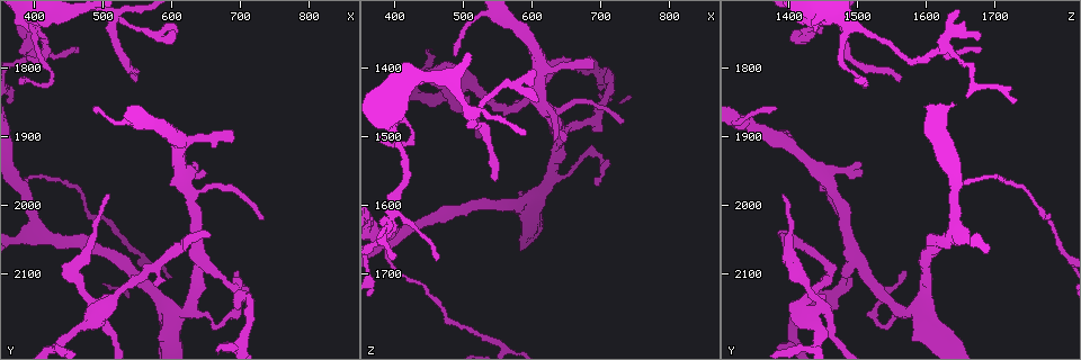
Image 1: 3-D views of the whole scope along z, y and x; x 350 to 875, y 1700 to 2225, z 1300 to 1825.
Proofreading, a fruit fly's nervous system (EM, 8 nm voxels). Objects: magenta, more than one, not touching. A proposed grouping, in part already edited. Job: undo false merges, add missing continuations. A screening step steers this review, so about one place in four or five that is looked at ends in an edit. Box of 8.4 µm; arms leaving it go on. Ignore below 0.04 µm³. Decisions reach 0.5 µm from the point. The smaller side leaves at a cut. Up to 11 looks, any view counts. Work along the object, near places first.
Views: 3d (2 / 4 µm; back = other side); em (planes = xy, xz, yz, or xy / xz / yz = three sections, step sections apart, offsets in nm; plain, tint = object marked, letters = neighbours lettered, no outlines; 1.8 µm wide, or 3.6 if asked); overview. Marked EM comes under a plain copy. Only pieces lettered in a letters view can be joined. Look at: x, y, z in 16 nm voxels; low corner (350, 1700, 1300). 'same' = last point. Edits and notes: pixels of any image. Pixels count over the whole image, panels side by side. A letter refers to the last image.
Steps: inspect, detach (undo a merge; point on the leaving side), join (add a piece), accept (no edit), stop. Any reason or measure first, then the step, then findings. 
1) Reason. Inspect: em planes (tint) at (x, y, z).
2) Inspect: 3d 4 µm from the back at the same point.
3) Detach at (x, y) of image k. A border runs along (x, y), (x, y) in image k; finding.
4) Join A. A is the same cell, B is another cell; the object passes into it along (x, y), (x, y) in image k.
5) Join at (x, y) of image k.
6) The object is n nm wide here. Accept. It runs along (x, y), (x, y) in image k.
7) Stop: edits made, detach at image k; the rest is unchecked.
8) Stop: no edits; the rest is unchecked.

Abrupt turn. Inspect: 3d 2 µm at (395, 1770, 1630).

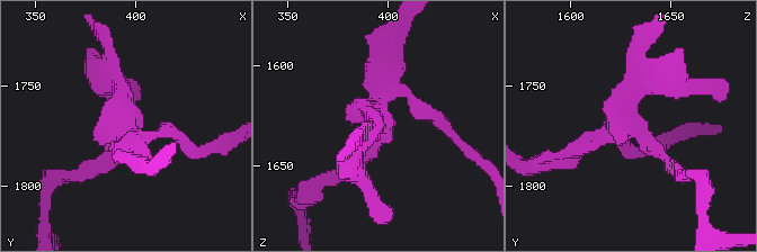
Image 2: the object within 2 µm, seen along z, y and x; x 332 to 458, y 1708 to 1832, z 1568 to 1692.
Now the EM. Inspect: em planes (letters) at (394, 1770, 1627).

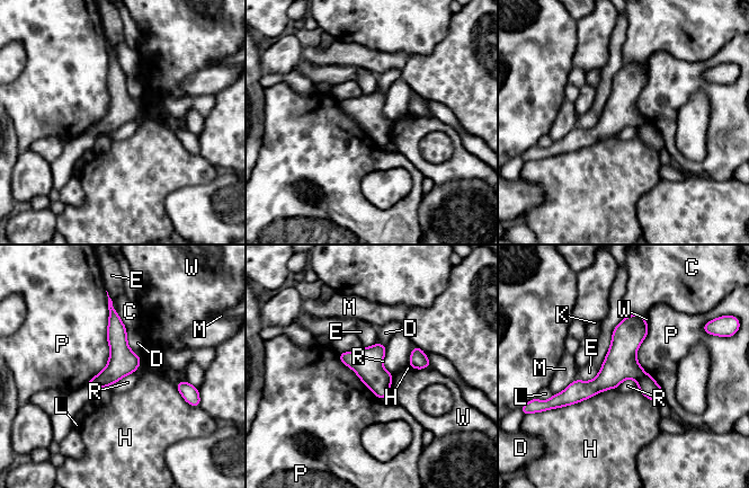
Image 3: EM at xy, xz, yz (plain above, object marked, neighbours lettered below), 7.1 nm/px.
Detach at (621, 363) of image 3. C, D, E, H, K, L, M, P, R and W are other cells; the part that leaves runs along (641, 318), (621, 361), (562, 397) in image 3; two cells meet here.

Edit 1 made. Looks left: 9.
Inspect: overview.

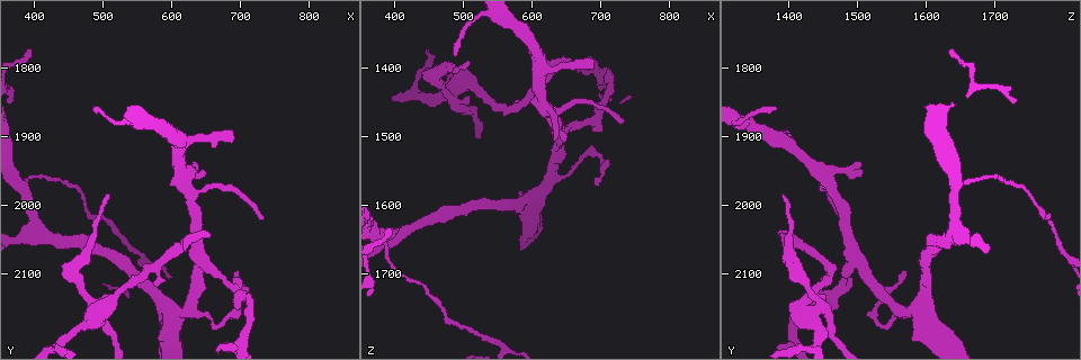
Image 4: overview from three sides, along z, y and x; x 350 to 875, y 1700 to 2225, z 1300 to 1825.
Inspect: em planes (letters) at (695, 1900, 1390).

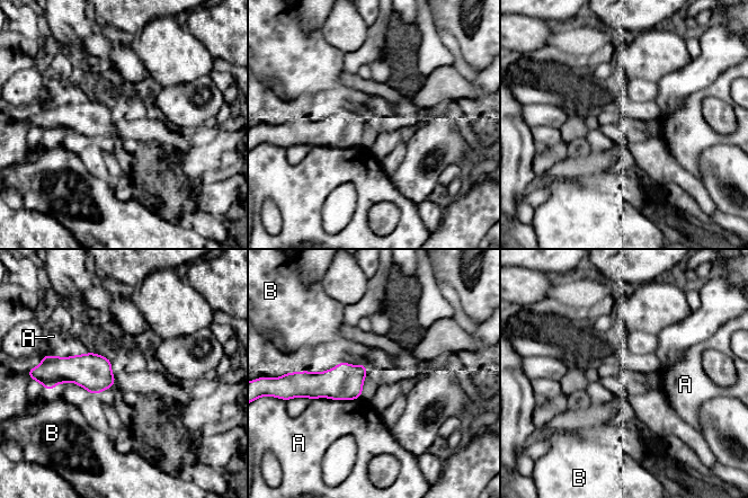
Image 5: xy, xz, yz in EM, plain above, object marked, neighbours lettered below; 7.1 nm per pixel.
The object is 160 nm wide here. Accept. A and B are other cells; a border runs along (361, 396), (354, 399), (312, 400) in image 5; no lettered piece goes on from it.

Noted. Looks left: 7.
Thin end. Inspect: 3d 2 µm at (735, 2020, 1475).

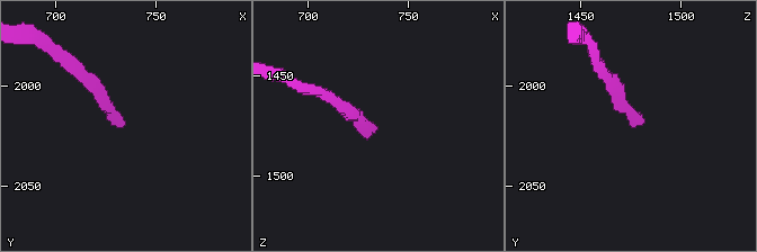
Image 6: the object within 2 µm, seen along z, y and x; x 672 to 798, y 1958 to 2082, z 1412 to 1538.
Inspect: em 3.6 µm planes (letters) at (732, 2019, 1479).

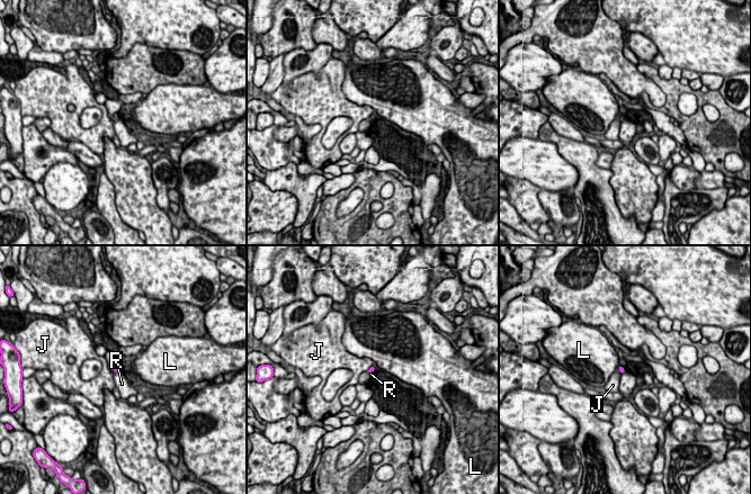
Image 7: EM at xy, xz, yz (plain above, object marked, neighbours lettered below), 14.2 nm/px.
Accept. J, L and R are other cells; a border runs along (119, 370), (115, 373) in image 7; no lettered piece goes on from it.

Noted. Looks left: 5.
An open end. Inspect: em planes (letters) at (695, 2090, 1570).

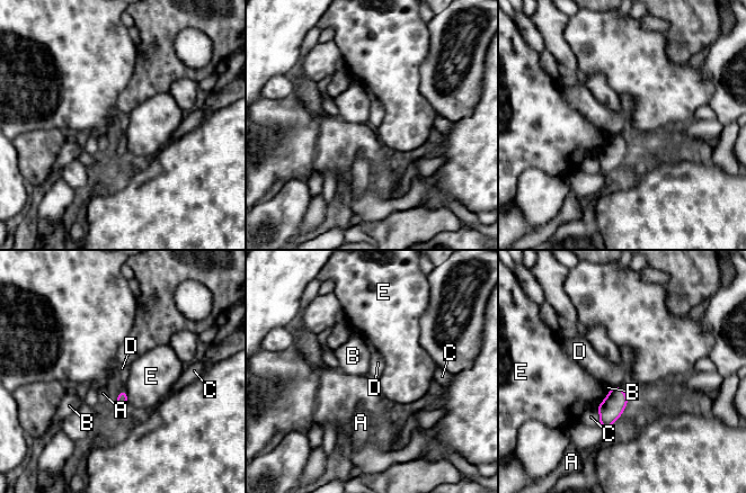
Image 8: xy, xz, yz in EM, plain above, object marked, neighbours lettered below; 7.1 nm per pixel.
Accept. A, B, C, D and E are other cells; a border runs along (618, 385), (612, 387) in image 8; no lettered piece goes on from it.

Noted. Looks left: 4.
Abrupt turn. Inspect: em xy step 16 (tint) at (495, 2150, 1415).

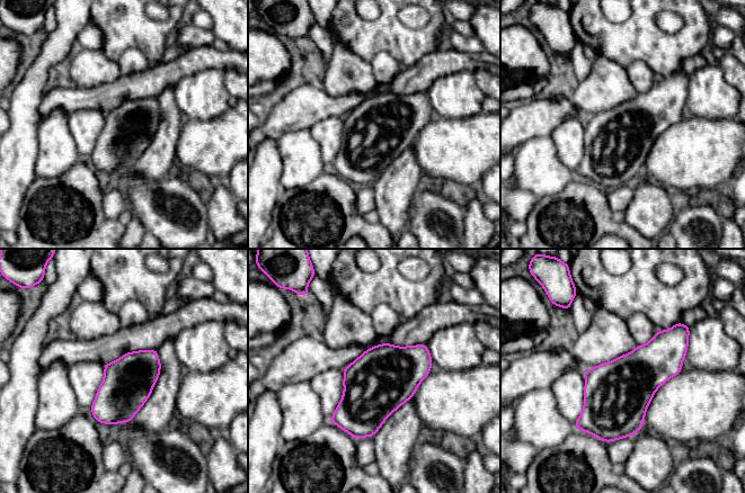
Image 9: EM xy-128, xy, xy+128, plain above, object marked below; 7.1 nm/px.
Another direction. Inspect: em planes (tint) at the same point.

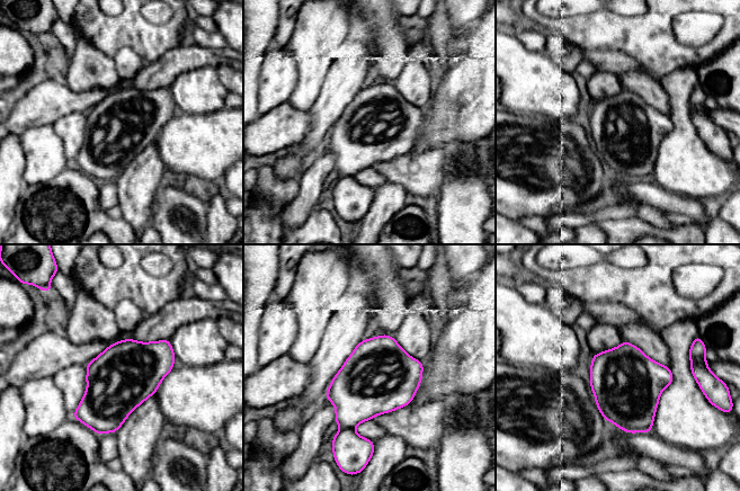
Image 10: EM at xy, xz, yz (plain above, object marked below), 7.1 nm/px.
What lies round it. Inspect: em planes (letters) at the same point.

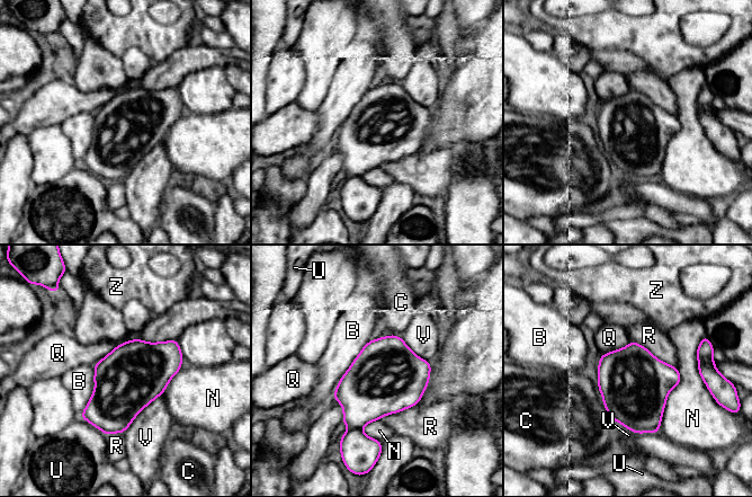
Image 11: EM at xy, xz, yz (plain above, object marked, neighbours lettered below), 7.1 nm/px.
The object is 460 nm wide here. Detach at (359, 452) of image 11. B, C, N, Q, R, U, V and Z are other cells; two cells meet here.

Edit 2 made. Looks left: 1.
Stop: edits made, detach at image 3, detach at image 11; the rest is unchecked.

